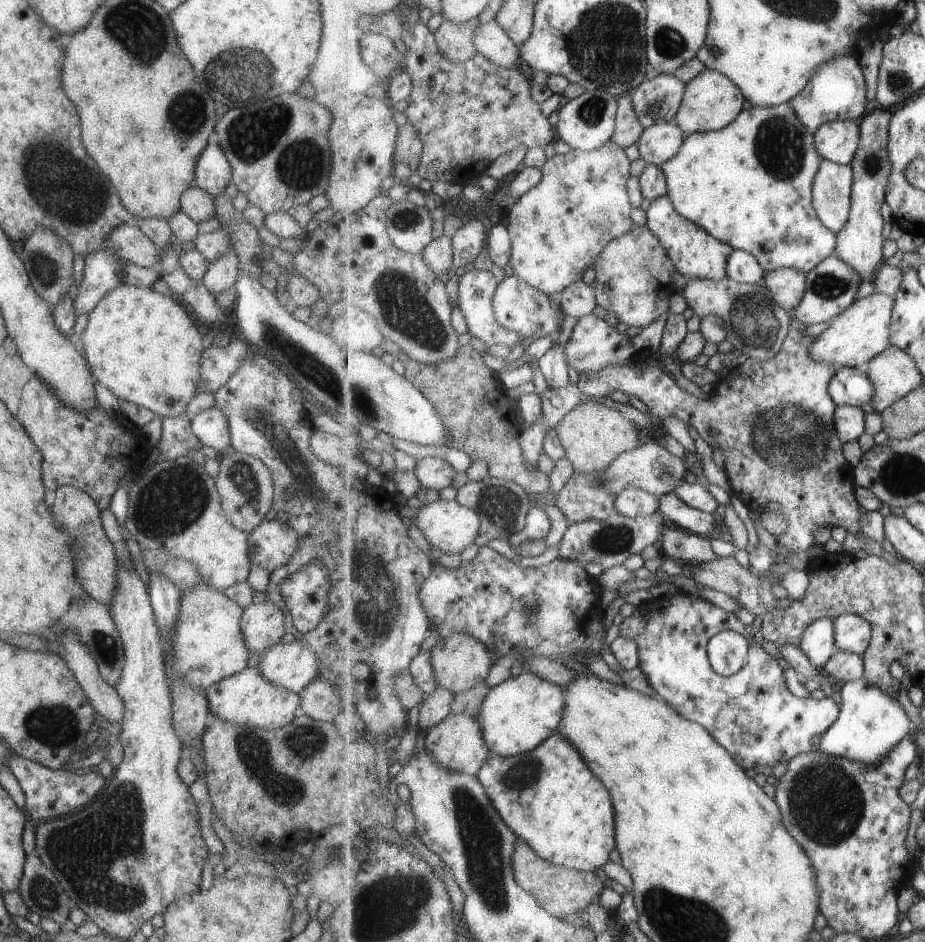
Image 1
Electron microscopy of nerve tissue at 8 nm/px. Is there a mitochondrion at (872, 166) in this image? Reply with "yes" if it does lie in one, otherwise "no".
yes

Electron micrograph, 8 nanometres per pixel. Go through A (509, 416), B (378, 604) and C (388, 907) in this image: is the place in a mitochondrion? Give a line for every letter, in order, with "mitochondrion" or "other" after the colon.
A: other
B: mitochondrion
C: mitochondrion

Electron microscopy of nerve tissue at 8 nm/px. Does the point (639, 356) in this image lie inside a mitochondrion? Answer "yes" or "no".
no

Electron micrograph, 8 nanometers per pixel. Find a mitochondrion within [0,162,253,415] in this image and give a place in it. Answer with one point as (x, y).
(43, 268)

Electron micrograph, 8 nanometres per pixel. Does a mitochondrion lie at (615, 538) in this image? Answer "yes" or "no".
yes

